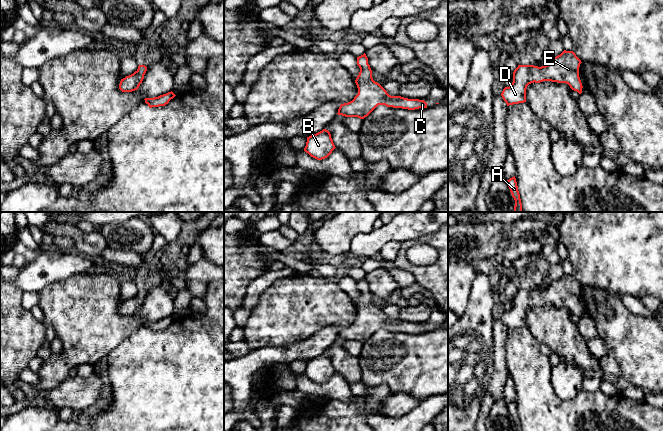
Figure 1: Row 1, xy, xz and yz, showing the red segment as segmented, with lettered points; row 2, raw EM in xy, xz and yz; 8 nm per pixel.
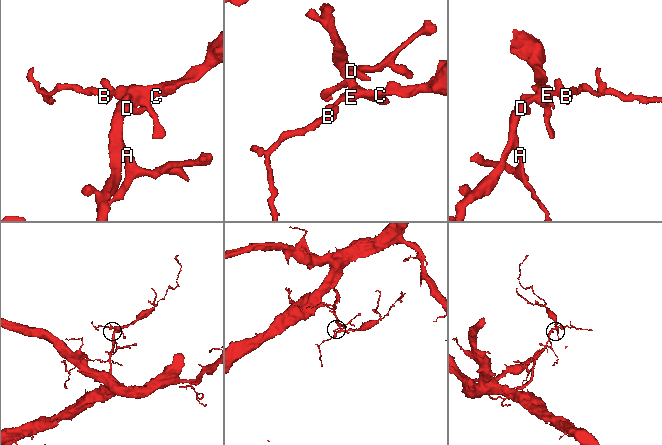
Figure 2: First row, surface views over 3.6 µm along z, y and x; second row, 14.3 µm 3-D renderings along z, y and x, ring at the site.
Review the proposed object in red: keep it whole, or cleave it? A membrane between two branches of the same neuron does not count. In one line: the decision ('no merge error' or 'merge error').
no merge error

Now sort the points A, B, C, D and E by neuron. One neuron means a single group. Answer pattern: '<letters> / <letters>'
A B C D E

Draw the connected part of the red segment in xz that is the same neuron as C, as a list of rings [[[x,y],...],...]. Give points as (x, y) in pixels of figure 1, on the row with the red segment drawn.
[[[365,53],[357,57],[357,65],[360,68],[359,75],[355,80],[358,94],[352,101],[340,105],[338,115],[364,119],[378,105],[408,110],[427,108],[427,103],[424,100],[389,95],[379,83],[373,80],[372,70]]]

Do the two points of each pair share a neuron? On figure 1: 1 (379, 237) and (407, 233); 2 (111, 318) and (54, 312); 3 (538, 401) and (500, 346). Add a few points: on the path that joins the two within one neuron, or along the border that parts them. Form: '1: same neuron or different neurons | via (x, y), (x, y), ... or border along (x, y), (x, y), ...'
1: same neuron | via (386, 233), (400, 233)
2: same neuron | via (97, 318), (88, 318), (82, 312), (68, 312)
3: different neurons | border along (506, 331), (506, 365), (509, 374)

